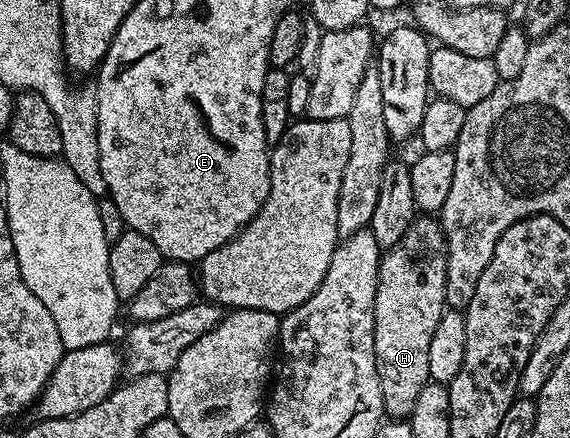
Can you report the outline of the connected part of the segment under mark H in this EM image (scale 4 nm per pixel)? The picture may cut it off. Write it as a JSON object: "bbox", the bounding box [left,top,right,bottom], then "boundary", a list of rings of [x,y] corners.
{"bbox":[374,215,447,420],"boundary":[[[420,215],[399,243],[381,256],[374,295],[374,355],[384,414],[391,420],[411,416],[419,392],[430,380],[430,338],[446,308],[447,254],[439,220],[432,215]]]}

